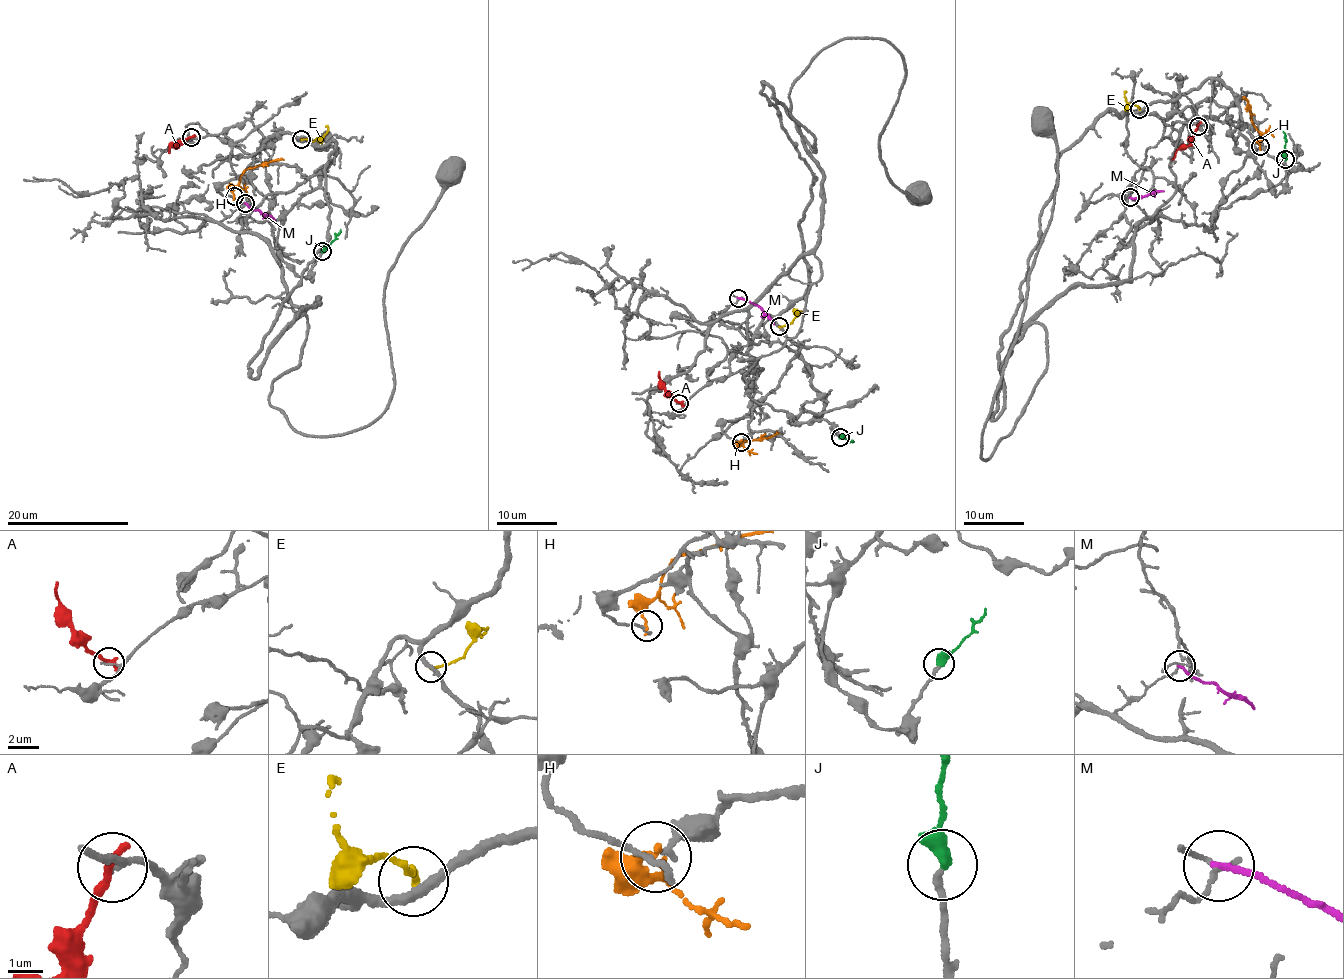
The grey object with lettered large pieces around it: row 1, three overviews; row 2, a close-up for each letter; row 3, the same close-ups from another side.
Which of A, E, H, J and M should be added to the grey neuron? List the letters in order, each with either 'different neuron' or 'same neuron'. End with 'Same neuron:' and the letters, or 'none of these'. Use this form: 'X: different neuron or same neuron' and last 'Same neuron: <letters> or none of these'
A: different neuron
E: different neuron
H: different neuron
J: same neuron
M: different neuron
Same neuron: J

